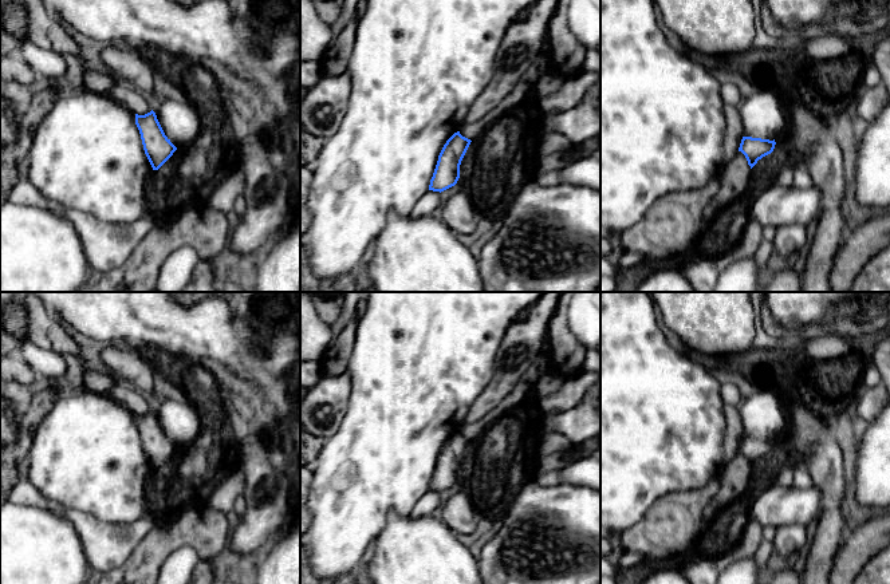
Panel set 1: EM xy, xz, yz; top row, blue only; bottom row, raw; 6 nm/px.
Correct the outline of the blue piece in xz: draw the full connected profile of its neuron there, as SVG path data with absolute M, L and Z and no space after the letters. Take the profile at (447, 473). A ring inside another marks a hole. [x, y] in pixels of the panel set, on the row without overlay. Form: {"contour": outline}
{"contour": "M454 433L444 445L430 480L429 490L444 492L454 486L460 478L460 465L470 445L470 439Z"}

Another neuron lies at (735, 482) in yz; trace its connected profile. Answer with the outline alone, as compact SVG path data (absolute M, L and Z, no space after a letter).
M737 451L729 463L729 469L722 478L718 492L704 510L705 521L709 522L713 520L718 512L728 508L747 490L751 473L752 469L748 465L745 455L741 451Z

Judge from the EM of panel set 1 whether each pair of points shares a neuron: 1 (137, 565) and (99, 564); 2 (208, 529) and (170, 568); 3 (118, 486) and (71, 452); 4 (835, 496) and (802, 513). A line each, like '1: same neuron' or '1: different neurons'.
1: different neurons
2: different neurons
3: same neuron
4: different neurons

